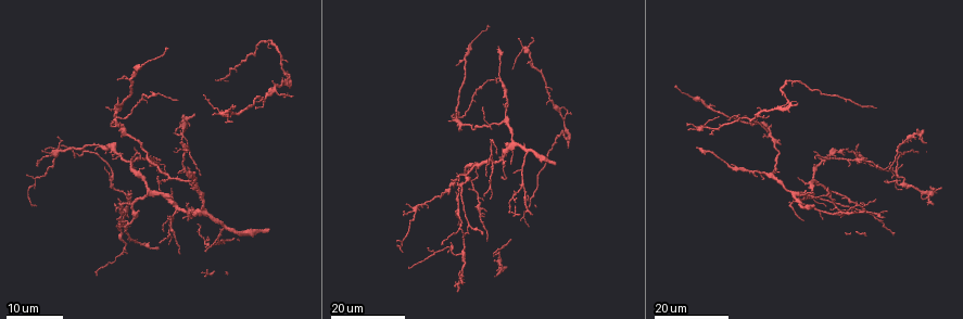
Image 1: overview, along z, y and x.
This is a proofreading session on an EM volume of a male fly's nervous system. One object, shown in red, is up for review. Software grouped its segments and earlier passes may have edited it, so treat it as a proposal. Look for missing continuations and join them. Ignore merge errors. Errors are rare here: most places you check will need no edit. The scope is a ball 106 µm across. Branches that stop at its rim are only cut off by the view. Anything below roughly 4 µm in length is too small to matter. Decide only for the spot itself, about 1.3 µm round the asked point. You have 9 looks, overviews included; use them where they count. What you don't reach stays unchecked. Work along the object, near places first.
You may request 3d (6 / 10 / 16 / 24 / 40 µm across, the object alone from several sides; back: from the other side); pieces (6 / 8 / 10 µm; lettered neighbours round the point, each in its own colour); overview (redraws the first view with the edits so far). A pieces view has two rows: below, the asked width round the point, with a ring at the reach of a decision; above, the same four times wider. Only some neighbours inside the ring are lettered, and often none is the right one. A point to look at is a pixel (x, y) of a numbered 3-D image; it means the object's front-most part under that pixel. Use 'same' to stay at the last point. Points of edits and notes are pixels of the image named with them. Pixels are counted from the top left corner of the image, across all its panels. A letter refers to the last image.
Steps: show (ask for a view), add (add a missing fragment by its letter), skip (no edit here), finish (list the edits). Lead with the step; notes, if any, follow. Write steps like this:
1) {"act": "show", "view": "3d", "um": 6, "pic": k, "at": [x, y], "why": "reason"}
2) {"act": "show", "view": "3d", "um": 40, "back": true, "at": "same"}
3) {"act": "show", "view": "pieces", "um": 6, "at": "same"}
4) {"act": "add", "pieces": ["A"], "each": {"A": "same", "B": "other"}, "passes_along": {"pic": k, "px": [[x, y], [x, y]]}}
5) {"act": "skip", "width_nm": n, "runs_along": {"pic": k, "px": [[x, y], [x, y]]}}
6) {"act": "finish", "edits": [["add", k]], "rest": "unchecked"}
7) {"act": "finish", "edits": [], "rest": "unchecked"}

{"act": "show", "view": "3d", "um": 16, "pic": 1, "at": [233, 105], "why": "an open end"}

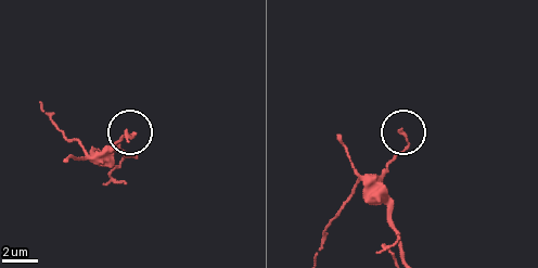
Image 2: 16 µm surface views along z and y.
{"act": "show", "view": "pieces", "um": 8, "pic": 2, "at": [399, 129], "why": "see the neighbours"}

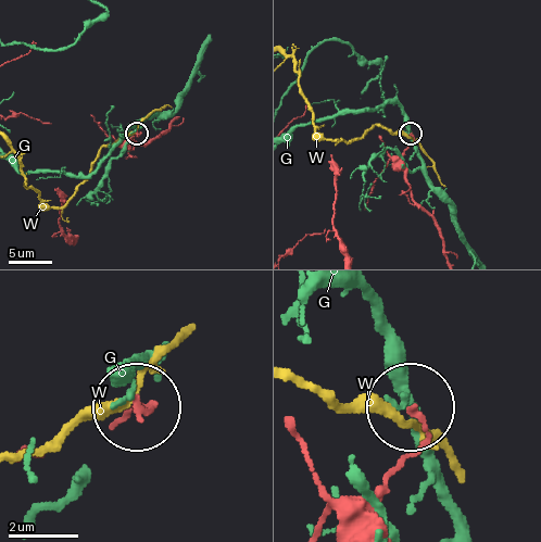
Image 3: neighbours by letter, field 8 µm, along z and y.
{"act": "skip", "each": {"G": "other", "W": "other"}, "found": "no lettered fragment goes on from it"}

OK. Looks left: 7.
{"act": "show", "view": "3d", "um": 24, "pic": 1, "at": [183, 142], "why": "long arm stops here"}

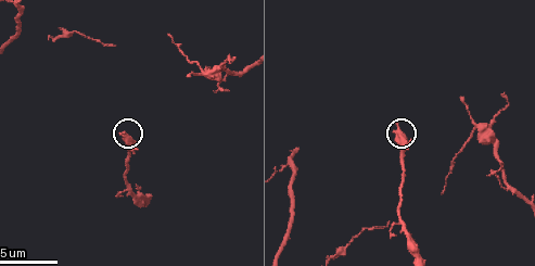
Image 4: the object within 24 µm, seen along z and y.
{"act": "show", "view": "pieces", "um": 10, "pic": 4, "at": [398, 125]}

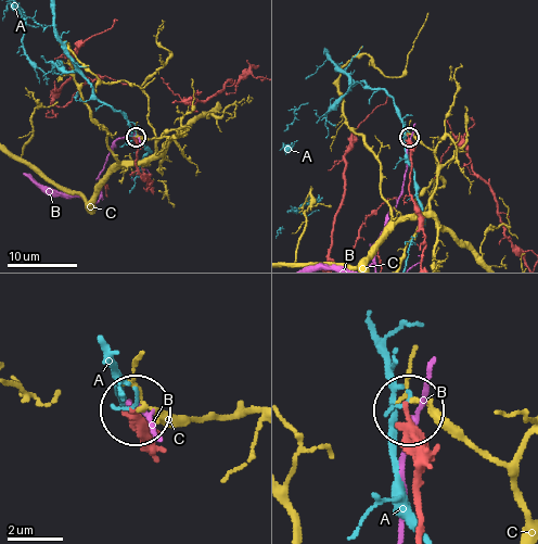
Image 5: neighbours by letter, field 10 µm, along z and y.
{"act": "skip", "each": {"A": "other", "B": "other", "C": "other"}, "runs_along": {"pic": 5, "px": [[425, 239], [420, 210], [409, 191], [408, 137]]}, "found": "none of them fits"}

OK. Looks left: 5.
{"act": "show", "view": "3d", "um": 24, "pic": 1, "at": [862, 205], "why": "free end"}

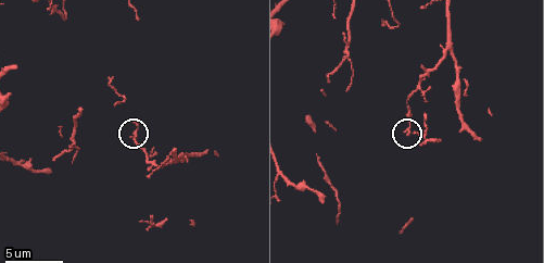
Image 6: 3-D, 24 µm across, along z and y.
{"act": "show", "view": "pieces", "um": 6, "pic": 6, "at": [409, 135], "why": "what lies round it"}

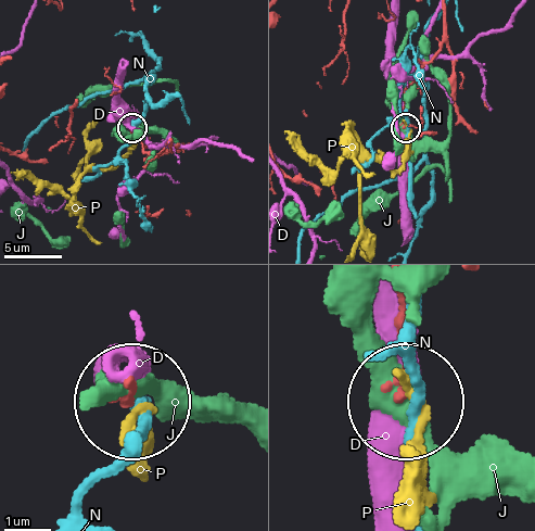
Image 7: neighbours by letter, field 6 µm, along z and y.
{"act": "skip", "each": {"D": "other", "J": "other", "N": "other", "P": "other"}, "found": "none of them fits"}

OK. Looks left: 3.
{"act": "show", "view": "3d", "um": 24, "pic": 1, "at": [37, 164], "why": "free end"}

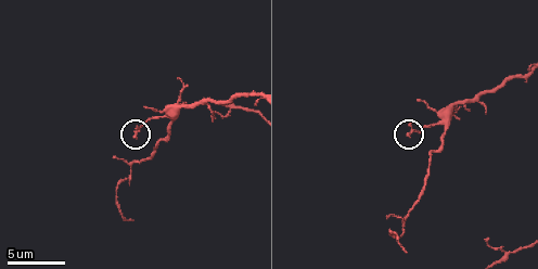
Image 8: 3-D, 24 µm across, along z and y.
{"act": "show", "view": "pieces", "um": 8, "pic": 8, "at": [406, 135]}

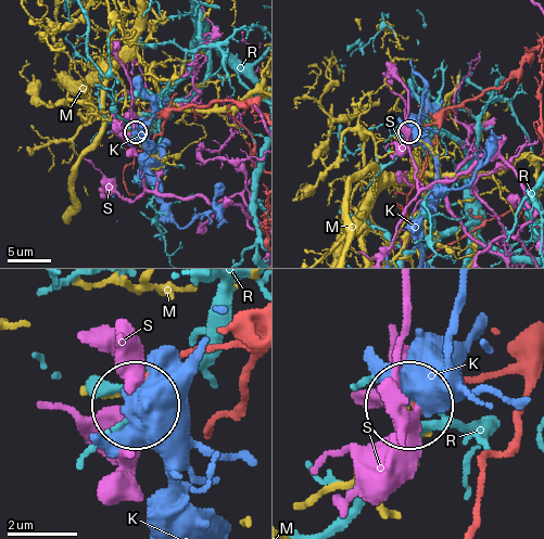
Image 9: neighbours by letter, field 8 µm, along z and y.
{"act": "skip", "width_nm": 170, "each": {"K": "other", "M": "other", "R": "other", "S": "other"}, "found": "no lettered fragment goes on from it"}

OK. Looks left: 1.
{"act": "finish", "edits": [], "rest": "unchecked"}

